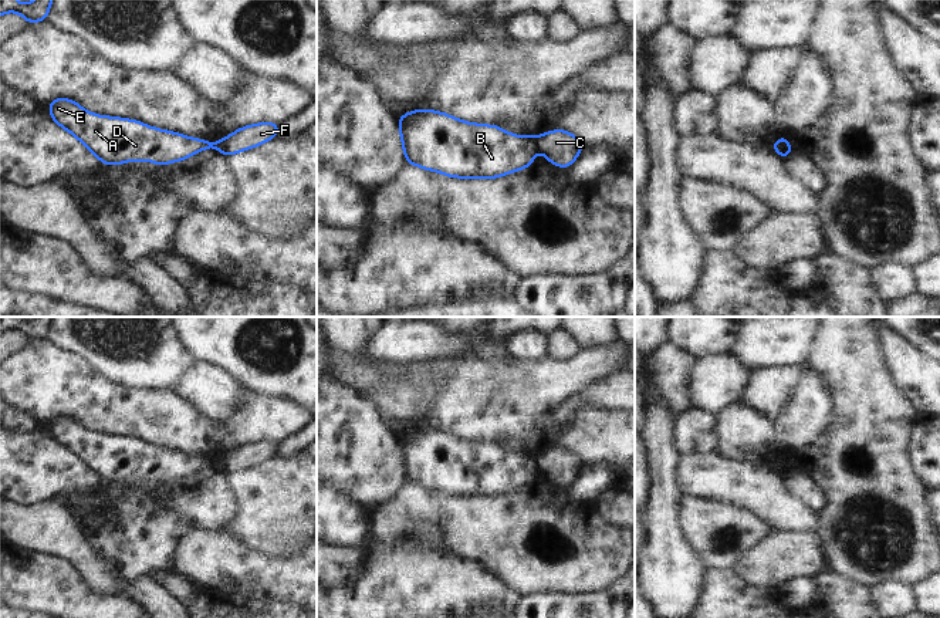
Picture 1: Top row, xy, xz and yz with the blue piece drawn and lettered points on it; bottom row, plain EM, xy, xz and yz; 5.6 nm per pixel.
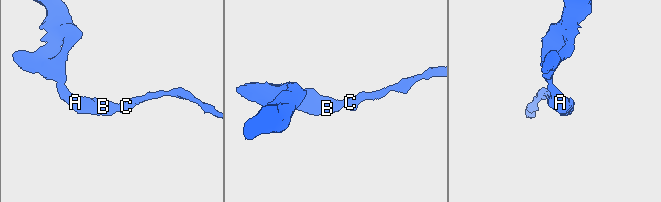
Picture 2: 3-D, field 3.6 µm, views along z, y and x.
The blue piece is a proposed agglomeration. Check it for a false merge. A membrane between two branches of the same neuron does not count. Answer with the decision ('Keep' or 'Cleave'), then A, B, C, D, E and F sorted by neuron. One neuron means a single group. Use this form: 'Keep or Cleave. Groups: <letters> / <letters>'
Cleave. Groups: A B D E / C F

